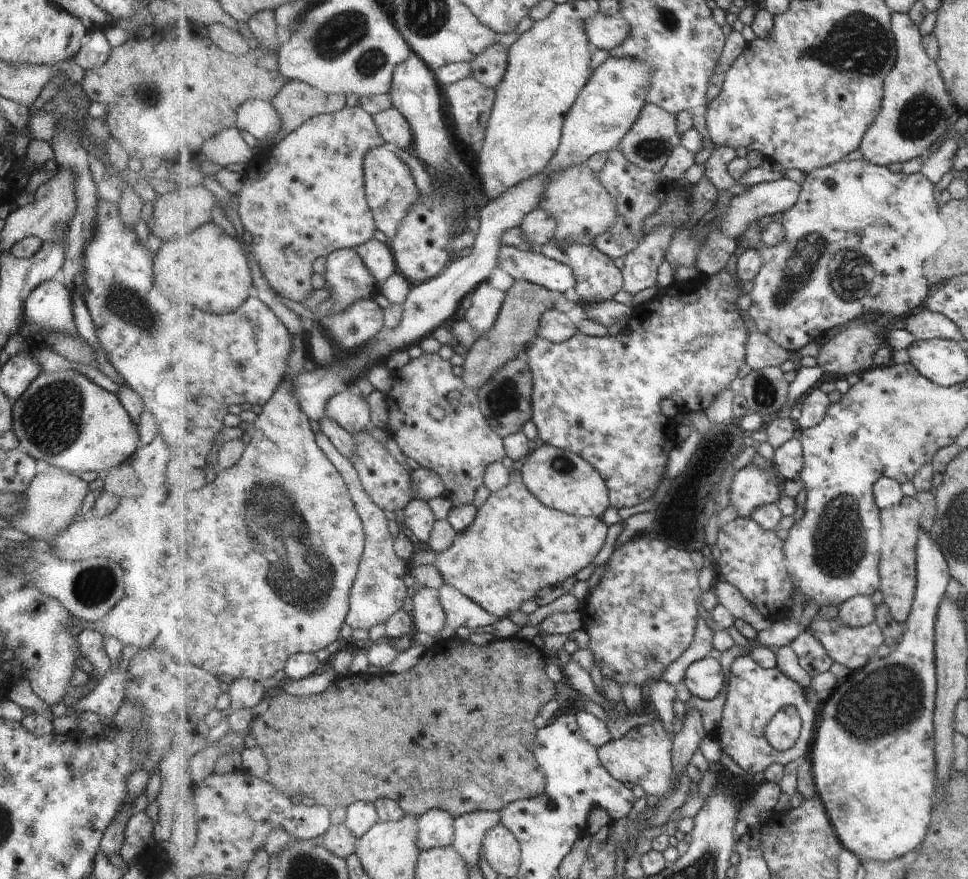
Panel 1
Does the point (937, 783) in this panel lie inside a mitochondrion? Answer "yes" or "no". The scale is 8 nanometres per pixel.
no

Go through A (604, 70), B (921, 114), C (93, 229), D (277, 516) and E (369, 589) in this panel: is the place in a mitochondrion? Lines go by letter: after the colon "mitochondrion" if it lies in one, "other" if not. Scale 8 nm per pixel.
A: other
B: mitochondrion
C: other
D: mitochondrion
E: mitochondrion

